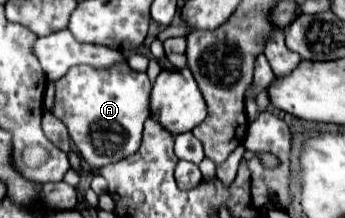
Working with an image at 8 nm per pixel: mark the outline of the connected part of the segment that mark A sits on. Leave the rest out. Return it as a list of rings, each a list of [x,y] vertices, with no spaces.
[[[125,62],[101,70],[93,70],[93,66],[73,66],[73,70],[55,82],[53,114],[67,126],[81,158],[89,166],[101,168],[139,150],[143,124],[151,112],[149,96],[151,82],[147,74],[129,68]]]

